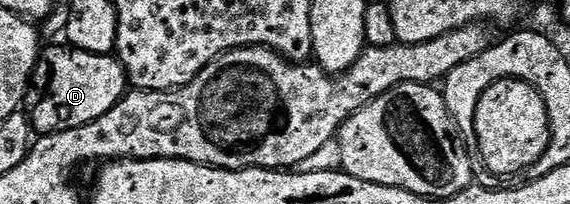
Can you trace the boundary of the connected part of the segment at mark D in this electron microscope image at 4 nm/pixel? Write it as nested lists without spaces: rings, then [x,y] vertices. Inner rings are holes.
[[[45,45],[41,49],[32,80],[28,83],[26,115],[33,131],[40,136],[82,128],[82,124],[106,116],[129,89],[126,72],[112,54],[91,54],[64,46]]]

